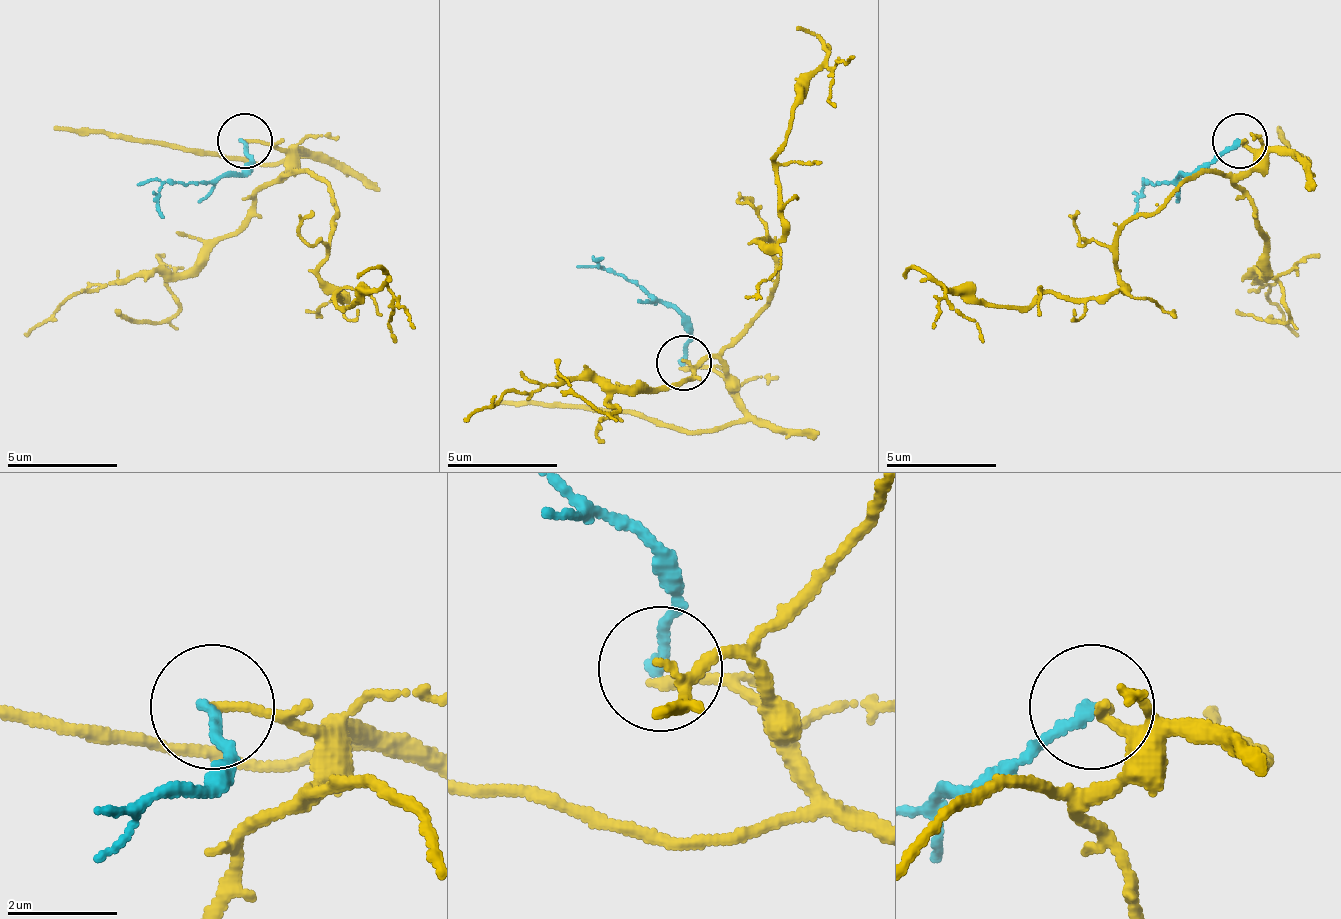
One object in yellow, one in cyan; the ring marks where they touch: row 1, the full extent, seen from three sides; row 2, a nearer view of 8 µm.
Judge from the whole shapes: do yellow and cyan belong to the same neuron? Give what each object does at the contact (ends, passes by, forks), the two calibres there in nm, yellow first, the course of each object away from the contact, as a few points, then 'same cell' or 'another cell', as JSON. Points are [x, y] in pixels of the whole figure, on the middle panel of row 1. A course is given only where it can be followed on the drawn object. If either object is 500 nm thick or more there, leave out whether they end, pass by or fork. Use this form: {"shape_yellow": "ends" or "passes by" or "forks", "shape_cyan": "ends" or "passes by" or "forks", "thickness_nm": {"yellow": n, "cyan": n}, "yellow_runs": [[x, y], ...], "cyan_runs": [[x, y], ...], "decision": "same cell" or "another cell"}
{"shape_yellow": "ends", "shape_cyan": "ends", "thickness_nm": {"yellow": 180, "cyan": 200}, "yellow_runs": [[685, 367], [724, 378], [724, 345], [768, 301], [773, 157], [823, 69], [834, 108]], "cyan_runs": [[685, 361], [691, 328], [669, 306], [608, 273], [597, 262], [602, 257]], "decision": "same cell"}

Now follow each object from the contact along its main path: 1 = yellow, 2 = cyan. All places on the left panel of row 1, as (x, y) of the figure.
1: (246, 139), (328, 189), (317, 272), (345, 294), (334, 299), (384, 288), (395, 343)
2: (246, 139), (251, 161), (229, 178), (168, 183), (157, 195), (163, 217)

